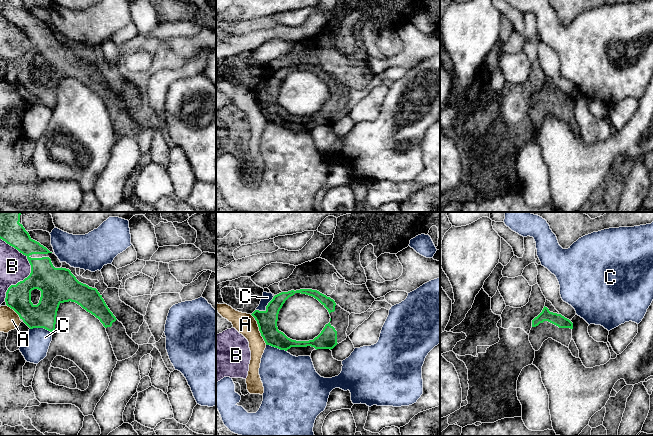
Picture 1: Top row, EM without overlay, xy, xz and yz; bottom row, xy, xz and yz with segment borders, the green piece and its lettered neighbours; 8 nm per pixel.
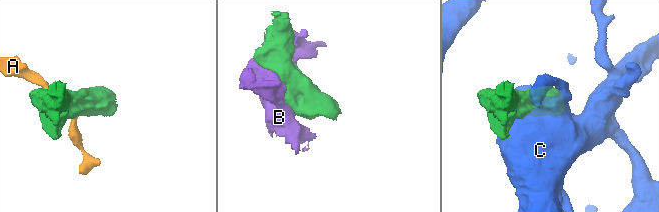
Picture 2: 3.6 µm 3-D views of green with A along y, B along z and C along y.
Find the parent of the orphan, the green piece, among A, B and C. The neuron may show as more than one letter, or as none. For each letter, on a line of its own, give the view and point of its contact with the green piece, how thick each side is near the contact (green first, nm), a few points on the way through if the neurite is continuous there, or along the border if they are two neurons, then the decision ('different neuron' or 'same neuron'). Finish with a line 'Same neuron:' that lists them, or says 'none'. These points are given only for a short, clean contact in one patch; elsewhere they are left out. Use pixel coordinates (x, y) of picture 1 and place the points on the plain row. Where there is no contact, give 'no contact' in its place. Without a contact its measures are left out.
A: xz (259, 105) | 160/170 nm | along xz (250, 90), (256, 97), (260, 111), (266, 120) | different neuron
B: xy (31, 45) | 280/240 nm | different neuron
C: xz (266, 83) | 160/80 nm | different neuron
Same neuron: none

